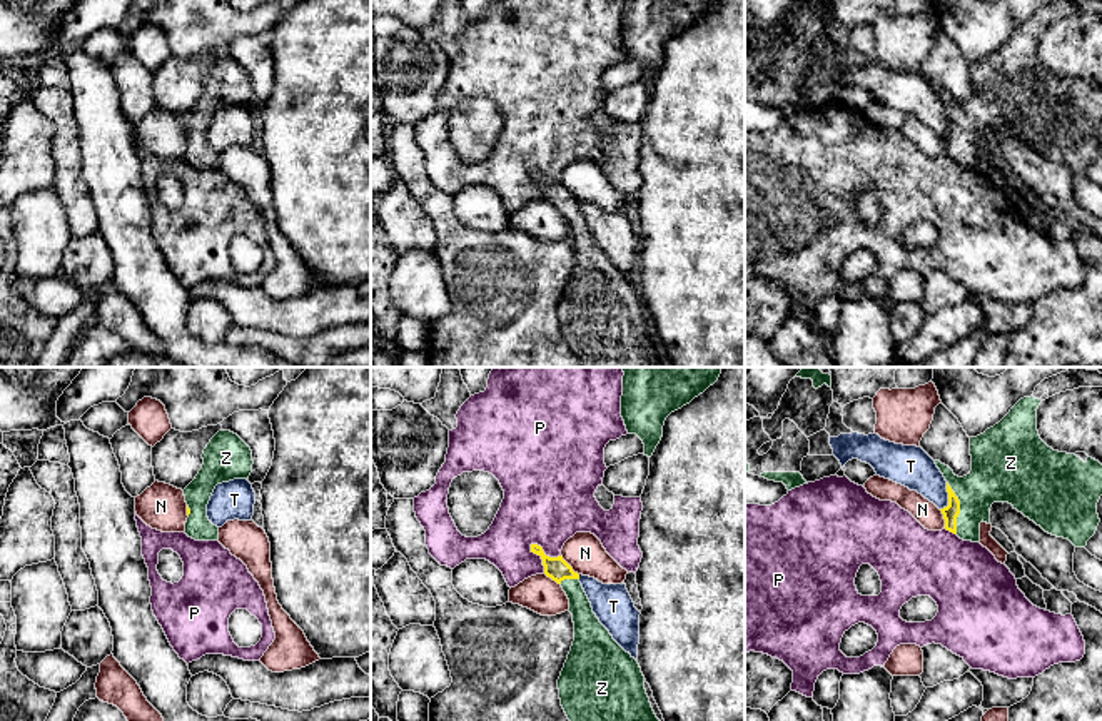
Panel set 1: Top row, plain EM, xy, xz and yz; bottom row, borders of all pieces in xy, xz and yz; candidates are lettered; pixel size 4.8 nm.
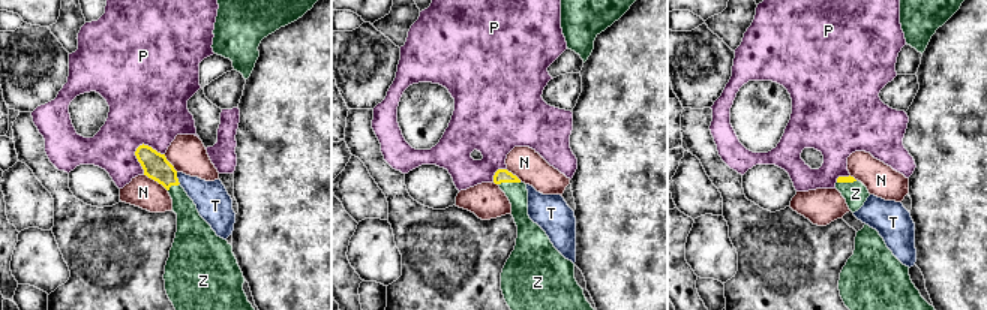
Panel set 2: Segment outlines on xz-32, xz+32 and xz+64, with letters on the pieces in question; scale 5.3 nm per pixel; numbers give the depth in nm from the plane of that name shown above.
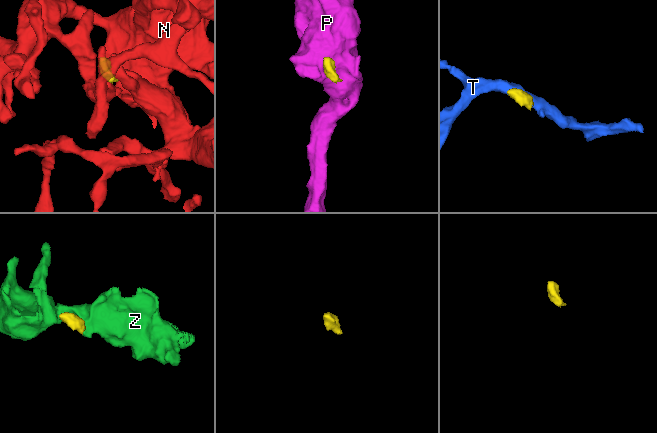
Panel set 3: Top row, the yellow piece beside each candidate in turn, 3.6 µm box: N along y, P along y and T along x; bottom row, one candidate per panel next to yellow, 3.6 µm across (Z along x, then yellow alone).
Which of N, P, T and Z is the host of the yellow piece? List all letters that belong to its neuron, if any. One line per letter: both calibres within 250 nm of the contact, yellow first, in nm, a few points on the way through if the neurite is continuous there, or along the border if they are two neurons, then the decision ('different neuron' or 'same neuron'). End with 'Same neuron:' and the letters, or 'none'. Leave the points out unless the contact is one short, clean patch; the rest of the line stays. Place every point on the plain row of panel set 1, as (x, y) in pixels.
N: calibres 110 and 190 nm; different neuron
P: calibres 110 and 380 nm; different neuron
T: calibres 80 and 200 nm; border yz (945, 109), (947, 131), (940, 136); different neuron
Z: calibres 80 and 280 nm; way yz (950, 139), (959, 134), (999, 100); same neuron
Same neuron: Z

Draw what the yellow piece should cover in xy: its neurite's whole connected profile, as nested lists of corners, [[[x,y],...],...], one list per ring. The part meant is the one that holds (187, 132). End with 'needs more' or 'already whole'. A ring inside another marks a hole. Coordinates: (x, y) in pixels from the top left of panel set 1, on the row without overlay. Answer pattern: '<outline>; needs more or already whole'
[[[219,57],[204,75],[202,85],[202,95],[184,115],[189,142],[185,160],[195,167],[217,167],[219,154],[209,147],[207,130],[217,110],[249,105],[252,77],[237,60]]]; needs more

